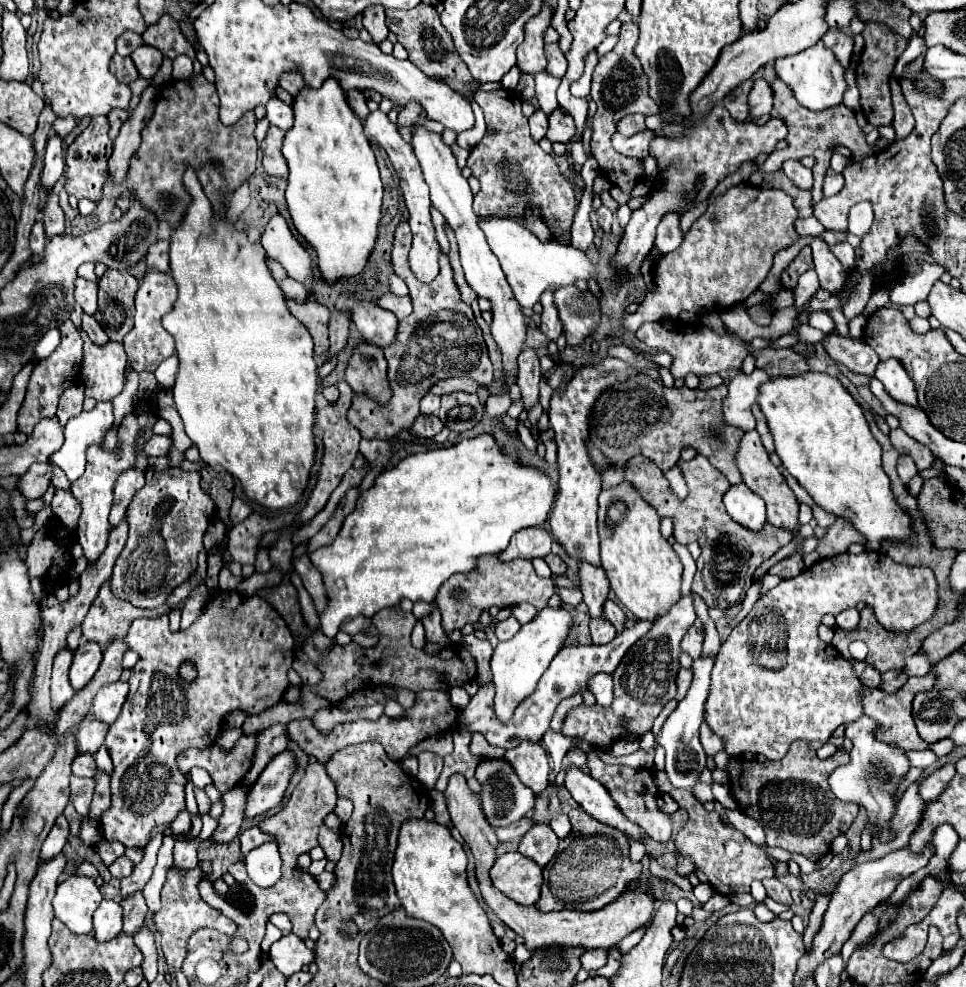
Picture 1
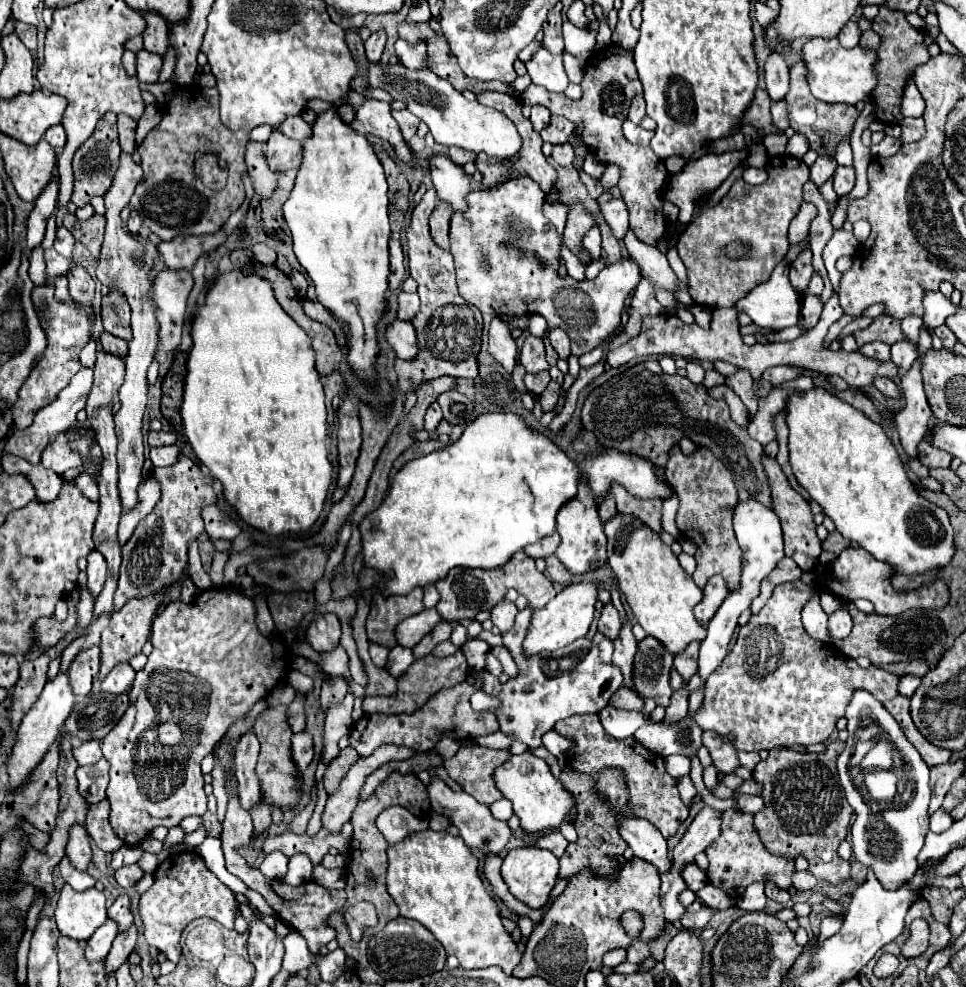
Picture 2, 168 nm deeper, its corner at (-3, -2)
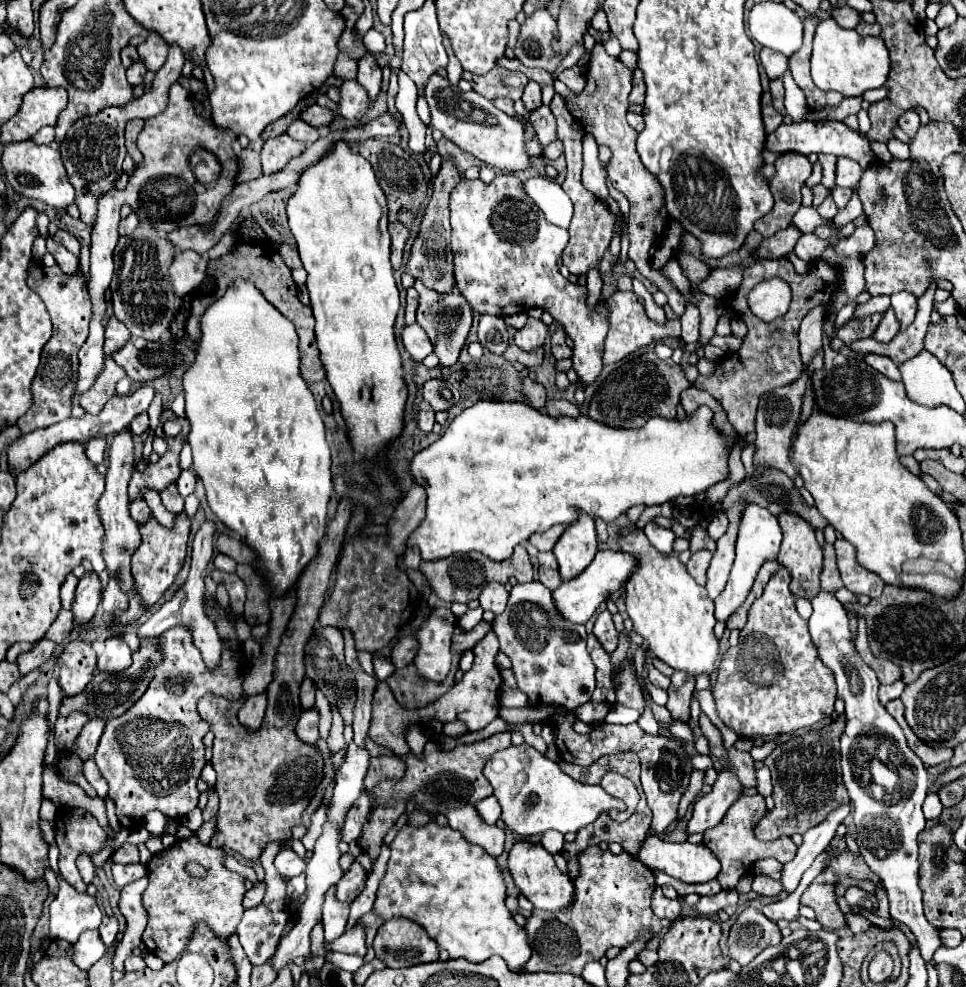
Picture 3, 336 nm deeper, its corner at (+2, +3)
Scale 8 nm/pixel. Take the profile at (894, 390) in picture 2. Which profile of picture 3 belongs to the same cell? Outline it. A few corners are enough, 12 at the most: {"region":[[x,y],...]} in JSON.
{"region":[[869,353],[871,365],[885,377],[899,381],[899,369],[889,357]]}

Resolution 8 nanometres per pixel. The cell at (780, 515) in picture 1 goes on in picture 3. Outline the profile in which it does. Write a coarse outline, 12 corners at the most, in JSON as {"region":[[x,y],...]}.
{"region":[[781,513],[777,561],[791,573],[791,593],[821,589],[823,553],[803,519]]}

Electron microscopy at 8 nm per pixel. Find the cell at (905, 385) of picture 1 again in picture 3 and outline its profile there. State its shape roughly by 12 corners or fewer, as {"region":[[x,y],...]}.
{"region":[[909,291],[891,295],[901,329],[911,325],[917,297]]}

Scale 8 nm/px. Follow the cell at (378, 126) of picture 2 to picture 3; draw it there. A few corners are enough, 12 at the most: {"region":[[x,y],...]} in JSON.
{"region":[[359,83],[339,87],[341,117],[363,119],[369,105]]}

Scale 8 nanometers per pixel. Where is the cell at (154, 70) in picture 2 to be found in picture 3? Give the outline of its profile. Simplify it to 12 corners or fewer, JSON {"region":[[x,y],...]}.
{"region":[[141,61],[127,69],[127,81],[131,85],[141,85],[145,65]]}

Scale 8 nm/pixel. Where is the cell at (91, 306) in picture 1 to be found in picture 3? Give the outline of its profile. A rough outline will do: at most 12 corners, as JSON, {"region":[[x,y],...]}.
{"region":[[47,239],[47,251],[65,273],[79,269],[79,257]]}

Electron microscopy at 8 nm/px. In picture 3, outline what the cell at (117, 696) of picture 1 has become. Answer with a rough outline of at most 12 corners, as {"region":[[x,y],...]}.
{"region":[[123,637],[105,639],[97,657],[101,671],[123,671],[131,649]]}

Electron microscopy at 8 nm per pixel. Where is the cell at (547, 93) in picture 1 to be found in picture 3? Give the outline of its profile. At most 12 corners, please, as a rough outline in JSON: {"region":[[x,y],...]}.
{"region":[[535,9],[519,29],[515,57],[553,73],[555,19]]}

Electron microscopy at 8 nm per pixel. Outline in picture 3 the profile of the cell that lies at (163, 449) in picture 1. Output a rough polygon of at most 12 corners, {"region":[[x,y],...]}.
{"region":[[147,413],[131,421],[129,429],[135,435],[149,431]]}

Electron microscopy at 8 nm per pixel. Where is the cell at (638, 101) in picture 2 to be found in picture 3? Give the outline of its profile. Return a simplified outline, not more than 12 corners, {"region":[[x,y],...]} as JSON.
{"region":[[633,71],[633,91],[629,103],[643,105],[645,83],[643,73]]}

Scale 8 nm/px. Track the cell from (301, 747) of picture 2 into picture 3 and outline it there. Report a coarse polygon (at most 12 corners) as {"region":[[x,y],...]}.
{"region":[[305,709],[297,721],[301,741],[317,743],[319,711]]}

